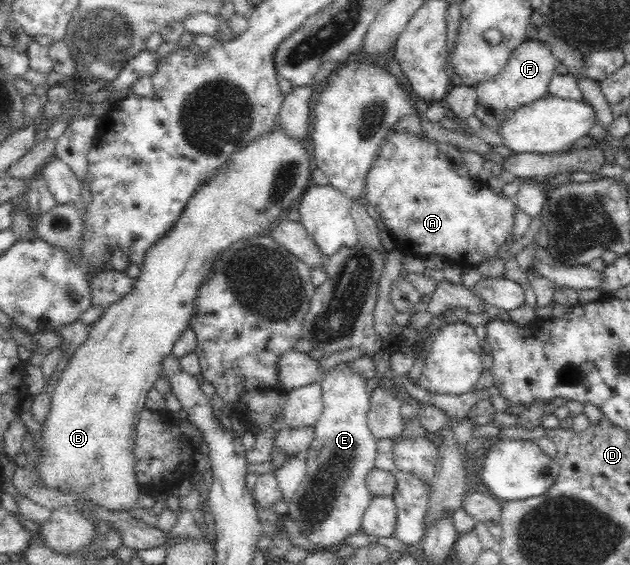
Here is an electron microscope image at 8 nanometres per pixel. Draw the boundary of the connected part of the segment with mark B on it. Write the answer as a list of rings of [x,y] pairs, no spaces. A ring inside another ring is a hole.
[[[275,120],[275,126],[267,134],[253,138],[247,146],[233,152],[231,158],[225,160],[207,182],[203,182],[173,222],[173,228],[145,252],[140,273],[133,279],[133,290],[104,308],[99,319],[90,325],[87,339],[67,360],[51,396],[51,409],[43,422],[43,438],[40,440],[43,456],[39,460],[39,472],[45,486],[82,494],[107,510],[131,514],[141,508],[138,500],[143,495],[141,484],[137,482],[133,455],[136,425],[146,408],[148,393],[163,372],[163,359],[173,356],[175,341],[189,327],[196,311],[198,290],[204,285],[218,256],[237,241],[269,234],[273,222],[279,222],[285,208],[299,200],[313,184],[313,168],[307,142],[285,134]]]

